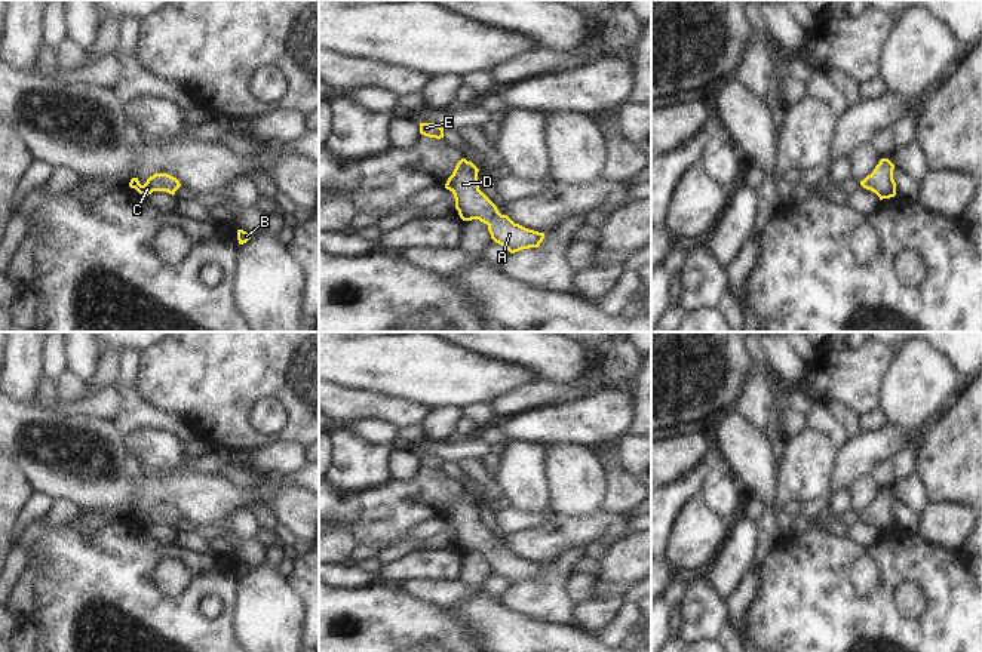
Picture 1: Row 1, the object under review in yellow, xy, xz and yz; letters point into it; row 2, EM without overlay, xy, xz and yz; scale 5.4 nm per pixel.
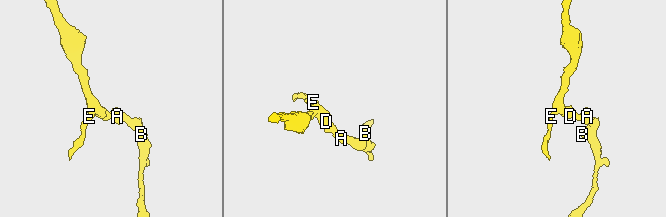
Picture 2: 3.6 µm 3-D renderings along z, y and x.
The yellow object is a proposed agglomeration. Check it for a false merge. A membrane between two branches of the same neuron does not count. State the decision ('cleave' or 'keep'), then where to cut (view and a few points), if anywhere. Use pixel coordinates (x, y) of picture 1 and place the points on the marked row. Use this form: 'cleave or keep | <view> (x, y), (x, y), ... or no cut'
keep | no cut

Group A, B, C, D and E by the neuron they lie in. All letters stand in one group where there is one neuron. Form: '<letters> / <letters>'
A B C D E

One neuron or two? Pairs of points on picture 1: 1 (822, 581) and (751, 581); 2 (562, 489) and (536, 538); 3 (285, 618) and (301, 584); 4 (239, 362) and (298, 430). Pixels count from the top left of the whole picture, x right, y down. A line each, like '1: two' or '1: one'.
1: two
2: two
3: two
4: one

